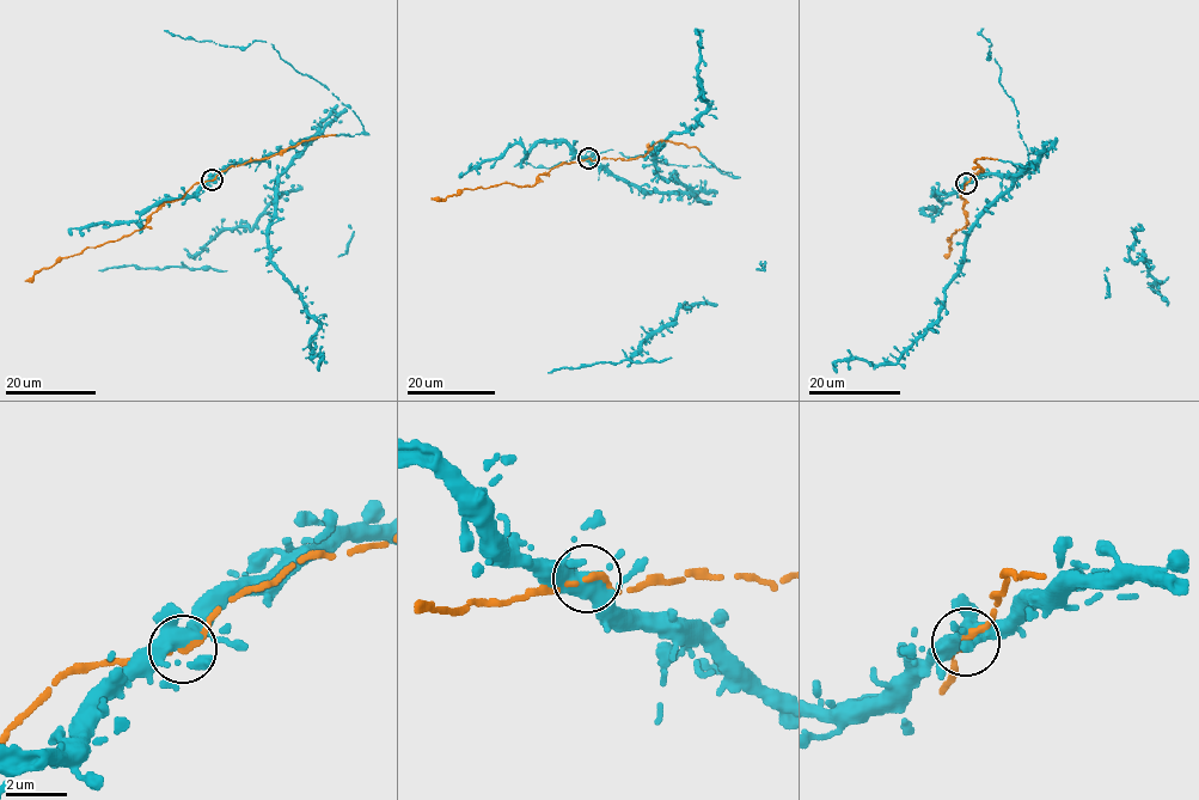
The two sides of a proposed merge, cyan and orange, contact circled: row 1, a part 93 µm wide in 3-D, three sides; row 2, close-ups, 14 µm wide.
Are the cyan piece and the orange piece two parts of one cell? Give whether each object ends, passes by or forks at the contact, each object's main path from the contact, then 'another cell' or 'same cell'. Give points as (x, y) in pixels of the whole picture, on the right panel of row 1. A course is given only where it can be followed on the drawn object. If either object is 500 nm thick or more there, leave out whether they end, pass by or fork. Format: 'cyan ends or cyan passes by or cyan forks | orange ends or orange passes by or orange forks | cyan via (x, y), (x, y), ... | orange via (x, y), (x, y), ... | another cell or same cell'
cyan forks | orange passes by | cyan via (966, 183), (1011, 177), (1033, 163), (982, 215), (938, 316), (895, 362), (843, 359), (837, 373) | orange via (966, 184), (961, 196), (966, 201), (962, 208), (968, 225), (955, 228), (948, 238), (950, 248), (943, 256) | same cell

